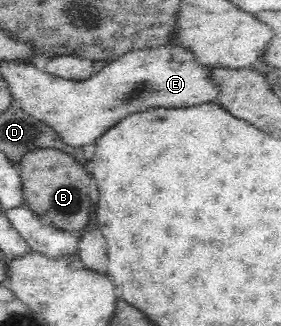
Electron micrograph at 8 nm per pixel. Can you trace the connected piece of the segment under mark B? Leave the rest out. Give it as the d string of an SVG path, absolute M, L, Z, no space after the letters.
M54 148L32 149L20 159L17 166L23 199L44 225L53 225L67 232L87 226L91 206L88 191L92 175L72 155Z

